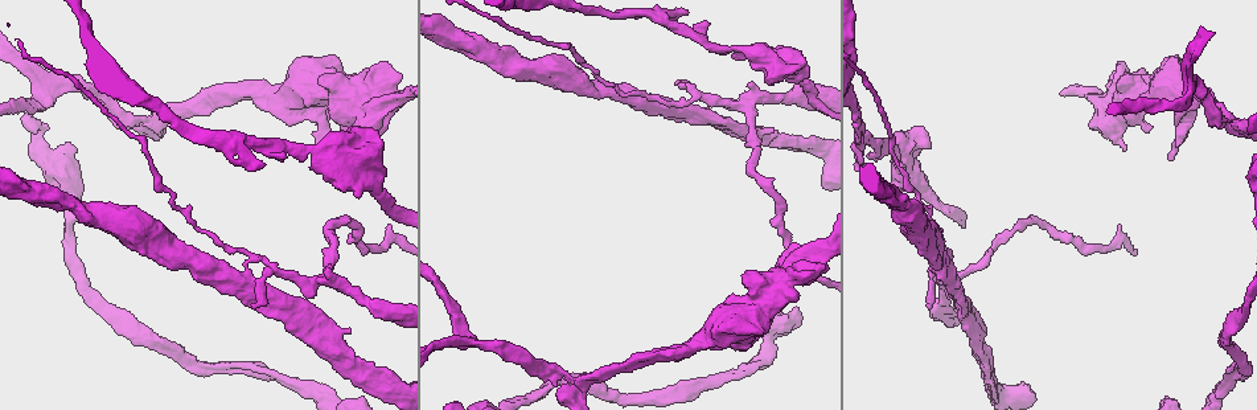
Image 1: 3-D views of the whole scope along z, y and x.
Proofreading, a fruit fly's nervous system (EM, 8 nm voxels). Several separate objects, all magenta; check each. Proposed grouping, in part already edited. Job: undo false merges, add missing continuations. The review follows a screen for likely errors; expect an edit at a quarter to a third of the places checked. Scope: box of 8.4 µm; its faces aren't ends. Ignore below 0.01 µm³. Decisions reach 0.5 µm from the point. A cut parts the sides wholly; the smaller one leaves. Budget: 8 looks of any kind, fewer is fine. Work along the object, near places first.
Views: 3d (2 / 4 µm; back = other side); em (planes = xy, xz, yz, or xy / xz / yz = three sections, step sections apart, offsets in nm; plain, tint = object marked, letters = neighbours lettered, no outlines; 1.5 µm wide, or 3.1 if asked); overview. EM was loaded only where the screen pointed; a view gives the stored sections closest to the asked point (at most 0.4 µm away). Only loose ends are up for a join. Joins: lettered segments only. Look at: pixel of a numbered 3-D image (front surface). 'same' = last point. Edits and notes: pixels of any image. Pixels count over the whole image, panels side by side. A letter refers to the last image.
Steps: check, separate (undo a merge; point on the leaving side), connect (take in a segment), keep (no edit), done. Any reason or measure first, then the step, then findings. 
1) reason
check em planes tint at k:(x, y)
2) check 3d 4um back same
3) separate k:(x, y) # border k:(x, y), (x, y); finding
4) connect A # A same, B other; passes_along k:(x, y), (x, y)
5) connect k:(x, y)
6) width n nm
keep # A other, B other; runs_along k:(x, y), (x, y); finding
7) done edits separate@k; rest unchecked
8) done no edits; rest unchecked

sudden change in width
check em xy step 4 letters at 1:(941, 203)

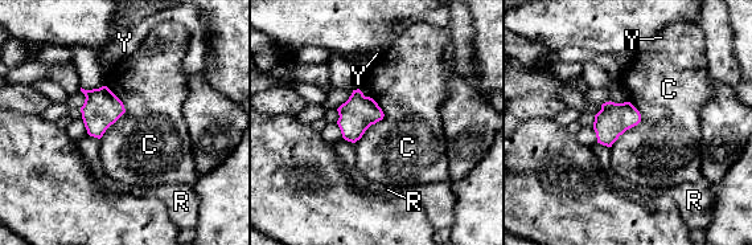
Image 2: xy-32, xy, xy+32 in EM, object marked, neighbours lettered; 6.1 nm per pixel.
keep # C other, R other, Y other; one neuron here

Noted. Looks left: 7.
arms run side by side
check em planes plain at 1:(898, 147)

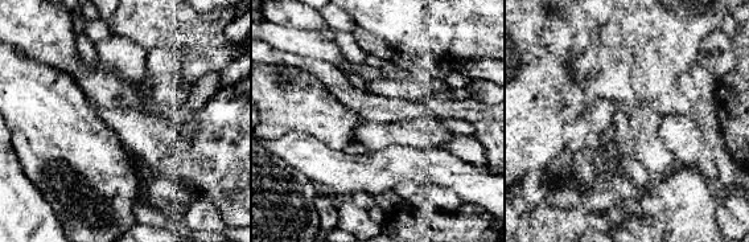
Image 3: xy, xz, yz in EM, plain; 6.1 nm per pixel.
check em planes tint same

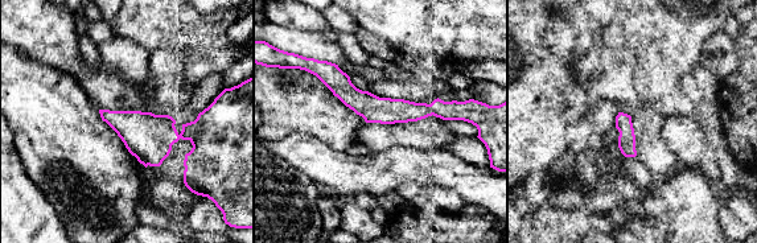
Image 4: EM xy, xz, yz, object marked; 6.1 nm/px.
check em planes letters same

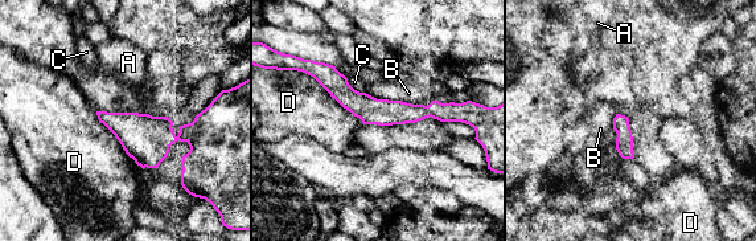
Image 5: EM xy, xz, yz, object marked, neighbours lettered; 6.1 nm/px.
longest_contact D 500 nm
keep # A other, B other, C other, D other; border 5:(302, 72), (311, 76), (364, 123); one neuron here

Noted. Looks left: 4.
calibre changes
check 3d 2um at 1:(787, 139)

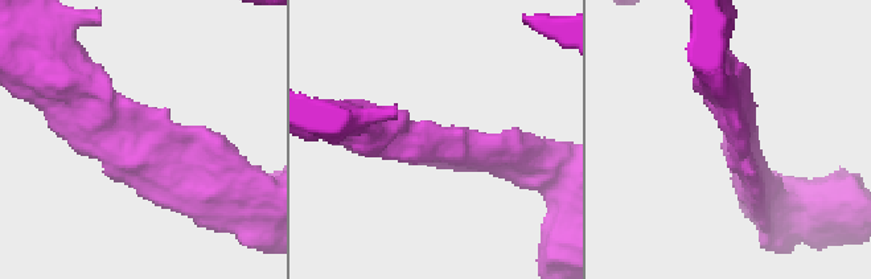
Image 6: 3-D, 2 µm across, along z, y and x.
shape alone is not enough
check em planes letters at 6:(738, 124)

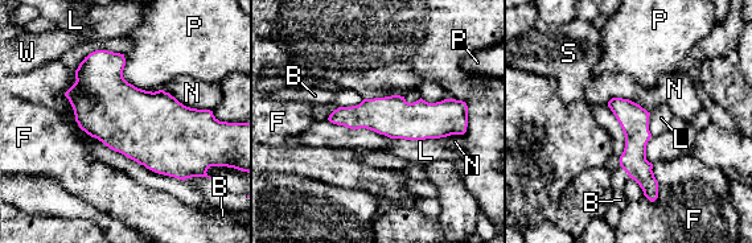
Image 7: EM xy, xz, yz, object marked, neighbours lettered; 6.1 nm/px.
longest_contact P 340 nm
keep # B other, F other, L other, N other, P other, S other, W other; runs_along 7:(457, 115), (332, 118); all the same neuron

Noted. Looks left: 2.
branch point
check em xz step 4 tint at 1:(743, 105)

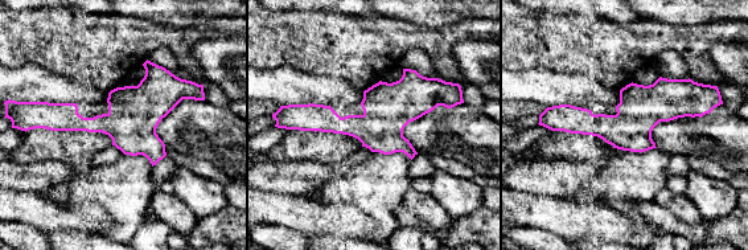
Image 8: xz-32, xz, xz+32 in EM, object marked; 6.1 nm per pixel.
check em planes letters same

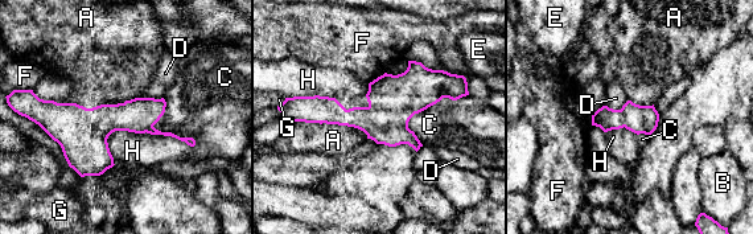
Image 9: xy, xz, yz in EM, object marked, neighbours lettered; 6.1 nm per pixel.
keep # A other, B other, C other, D other, E other, F other, G other, H other; border 9:(293, 120), (353, 126), (367, 138); all the same neuron

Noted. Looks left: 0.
done no edits; rest unchecked

